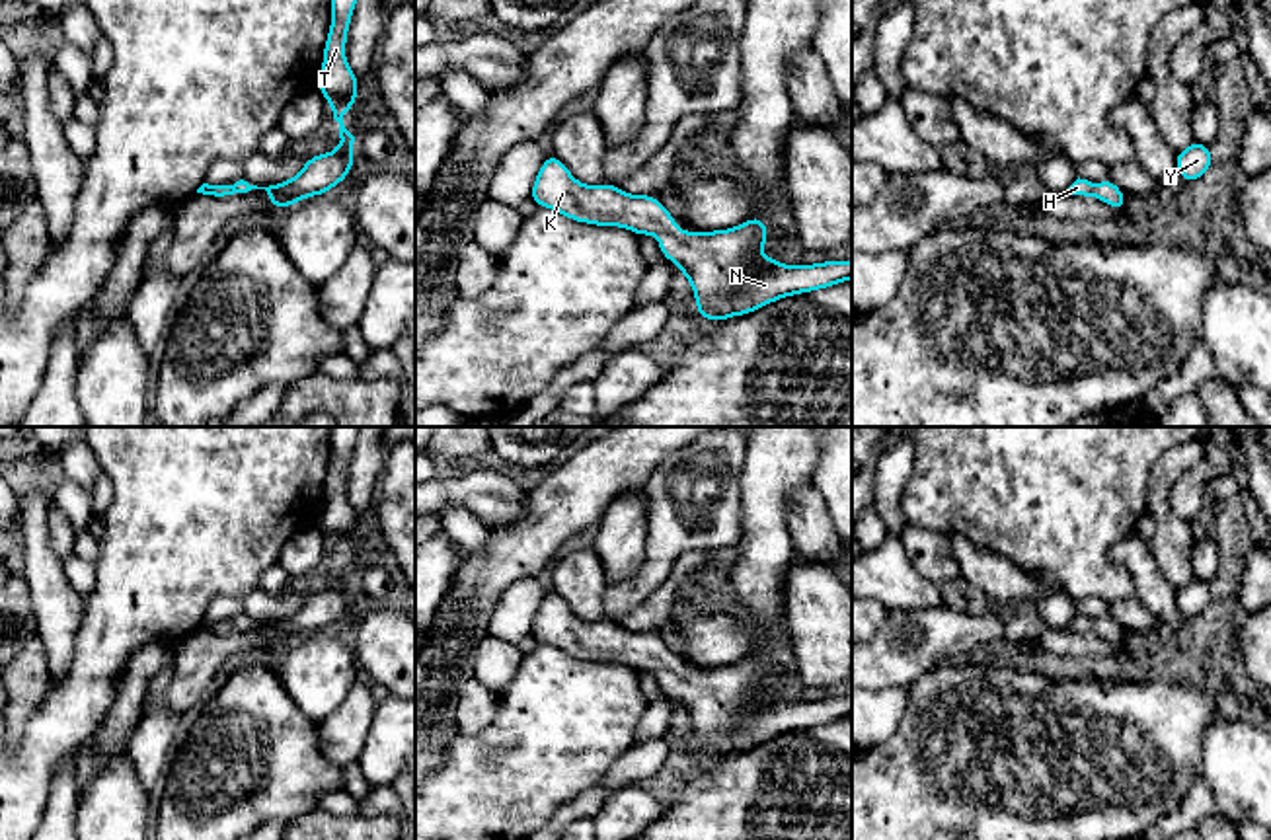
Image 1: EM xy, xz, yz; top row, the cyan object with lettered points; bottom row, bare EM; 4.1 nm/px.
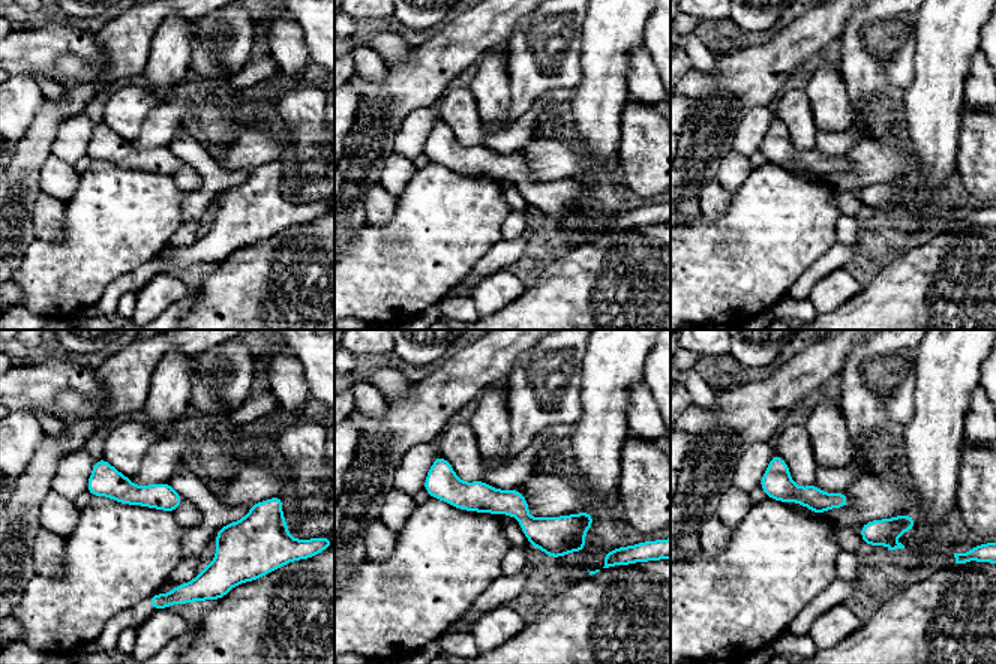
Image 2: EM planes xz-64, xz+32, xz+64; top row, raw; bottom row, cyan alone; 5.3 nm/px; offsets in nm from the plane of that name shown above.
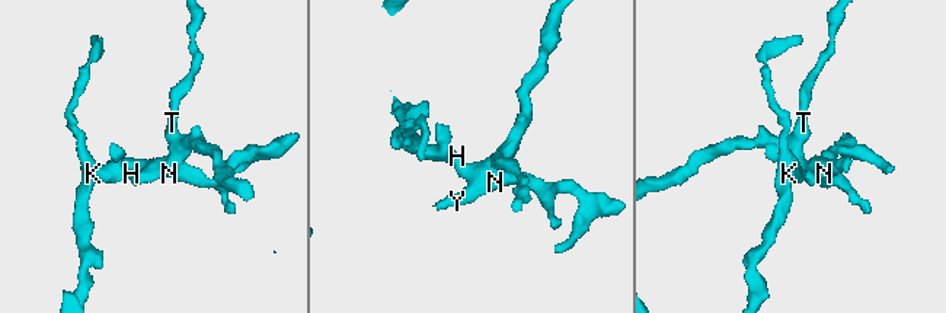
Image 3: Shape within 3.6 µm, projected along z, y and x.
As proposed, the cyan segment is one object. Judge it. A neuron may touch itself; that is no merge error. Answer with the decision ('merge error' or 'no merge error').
no merge error

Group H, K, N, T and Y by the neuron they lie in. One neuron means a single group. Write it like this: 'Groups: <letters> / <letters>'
Groups: H K N T Y

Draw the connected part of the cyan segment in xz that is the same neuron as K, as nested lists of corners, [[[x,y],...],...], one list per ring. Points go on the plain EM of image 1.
[[[554,591],[546,592],[534,616],[530,635],[538,643],[558,647],[575,659],[620,663],[637,672],[657,672],[659,688],[688,713],[696,733],[696,746],[702,756],[723,758],[733,752],[756,748],[784,733],[815,729],[852,715],[852,698],[844,696],[813,702],[784,702],[778,696],[764,694],[760,686],[770,670],[766,659],[758,653],[727,667],[686,668],[676,663],[674,653],[653,631],[630,631],[606,618],[600,622],[583,622]]]

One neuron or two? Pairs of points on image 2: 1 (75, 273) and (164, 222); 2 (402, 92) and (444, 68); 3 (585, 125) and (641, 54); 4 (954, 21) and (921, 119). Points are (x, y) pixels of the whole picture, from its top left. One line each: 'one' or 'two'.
1: one
2: one
3: two
4: one

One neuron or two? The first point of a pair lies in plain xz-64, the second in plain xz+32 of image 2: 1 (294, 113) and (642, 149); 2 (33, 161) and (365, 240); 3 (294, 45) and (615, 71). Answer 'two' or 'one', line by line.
1: one
2: two
3: two

